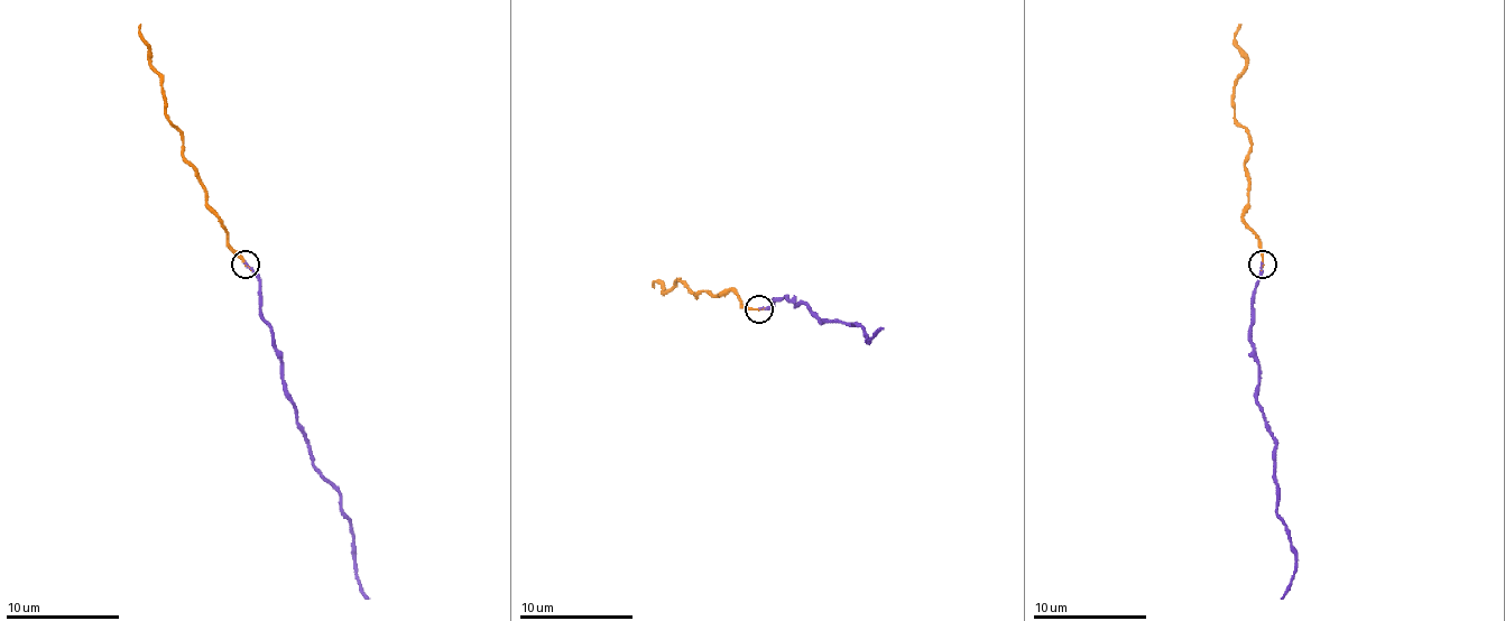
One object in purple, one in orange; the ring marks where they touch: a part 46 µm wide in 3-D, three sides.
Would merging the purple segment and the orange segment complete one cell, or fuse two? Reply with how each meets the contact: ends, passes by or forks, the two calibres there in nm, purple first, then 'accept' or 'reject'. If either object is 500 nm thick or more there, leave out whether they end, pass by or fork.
purple ends; orange ends; calibres 190 and 160 nm; accept

